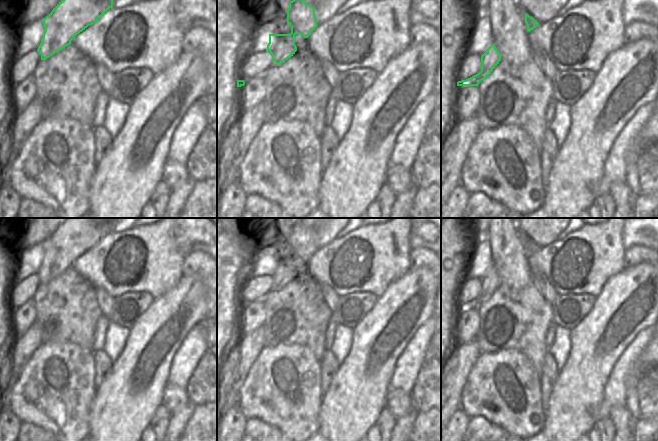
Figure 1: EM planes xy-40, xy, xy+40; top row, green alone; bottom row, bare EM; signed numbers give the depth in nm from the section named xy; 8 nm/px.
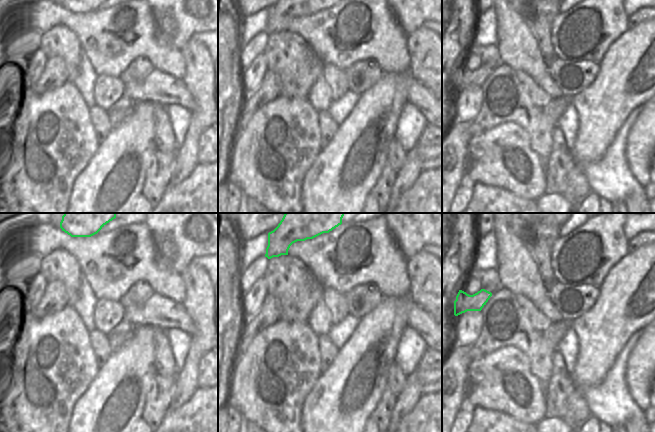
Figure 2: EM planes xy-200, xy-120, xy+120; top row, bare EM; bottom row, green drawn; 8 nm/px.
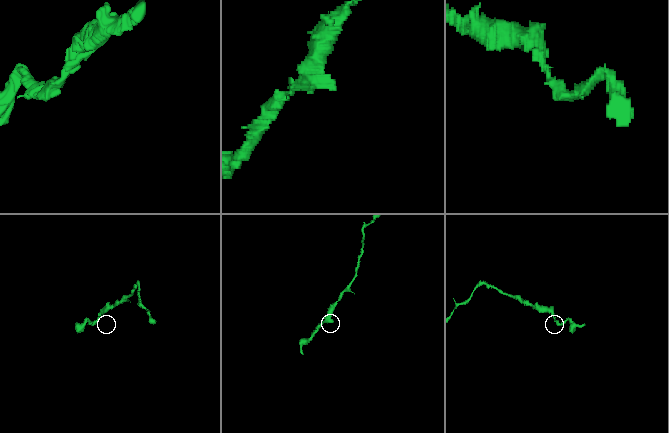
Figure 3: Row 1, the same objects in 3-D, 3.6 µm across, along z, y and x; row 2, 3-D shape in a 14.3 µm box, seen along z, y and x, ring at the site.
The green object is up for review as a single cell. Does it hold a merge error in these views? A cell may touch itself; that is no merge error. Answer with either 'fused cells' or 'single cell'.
single cell

